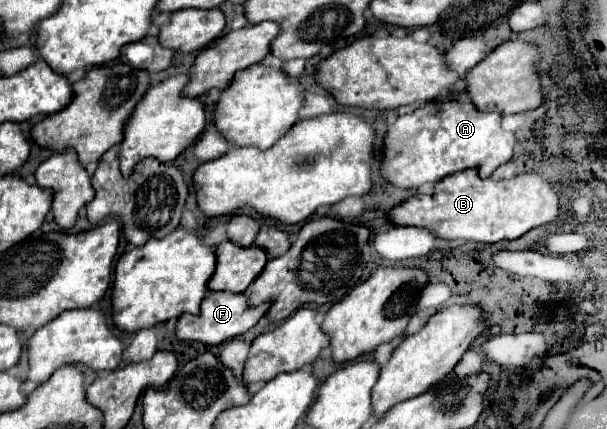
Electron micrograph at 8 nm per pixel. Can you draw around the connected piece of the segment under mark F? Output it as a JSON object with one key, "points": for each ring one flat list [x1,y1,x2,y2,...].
{"points":[[210,291,208,297,204,297,202,301,202,309,200,315,190,315,184,313,178,319,176,325,176,337,180,341,198,341,198,343,206,343,206,345,220,345,228,339,234,339,238,335,244,335,248,329,252,329,268,311,270,303,262,303,258,307,248,307,248,293,224,293,224,291]]}

